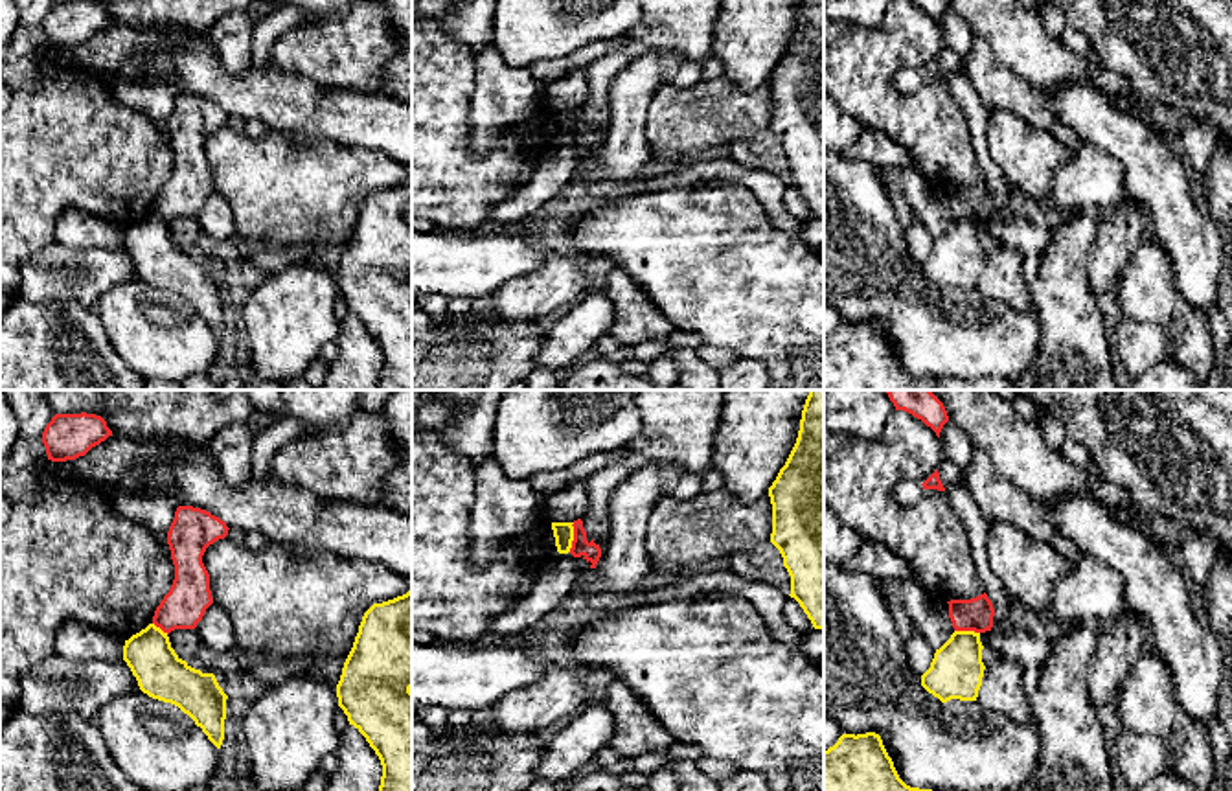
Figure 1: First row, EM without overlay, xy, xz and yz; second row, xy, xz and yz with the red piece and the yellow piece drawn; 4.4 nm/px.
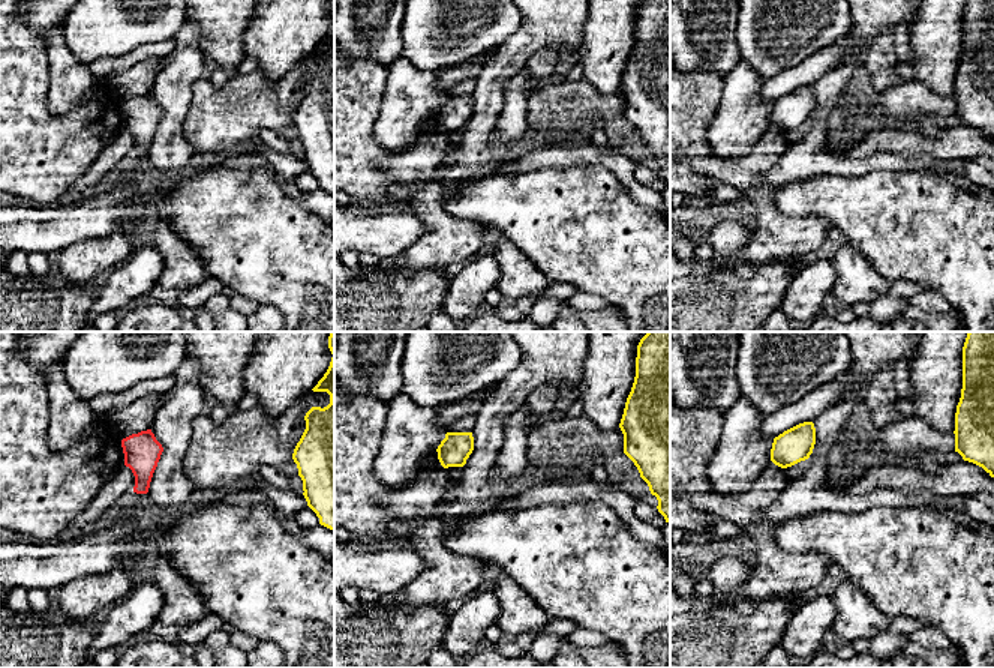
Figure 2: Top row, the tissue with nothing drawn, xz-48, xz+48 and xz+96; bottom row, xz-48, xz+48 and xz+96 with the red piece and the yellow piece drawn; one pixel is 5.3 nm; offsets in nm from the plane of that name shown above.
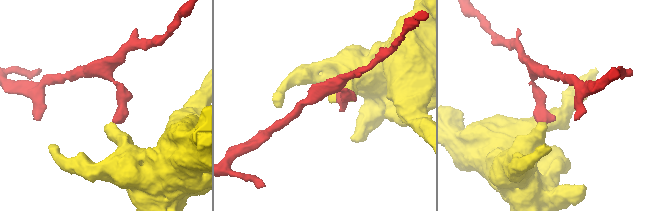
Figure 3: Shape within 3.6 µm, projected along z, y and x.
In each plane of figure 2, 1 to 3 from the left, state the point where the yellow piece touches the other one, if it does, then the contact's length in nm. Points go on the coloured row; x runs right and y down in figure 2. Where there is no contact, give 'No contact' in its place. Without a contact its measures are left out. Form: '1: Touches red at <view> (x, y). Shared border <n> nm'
1: No contact
2: No contact
3: No contact

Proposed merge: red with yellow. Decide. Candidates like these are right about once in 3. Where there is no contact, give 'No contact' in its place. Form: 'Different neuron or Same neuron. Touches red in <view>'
Different neuron. Touches red in xz

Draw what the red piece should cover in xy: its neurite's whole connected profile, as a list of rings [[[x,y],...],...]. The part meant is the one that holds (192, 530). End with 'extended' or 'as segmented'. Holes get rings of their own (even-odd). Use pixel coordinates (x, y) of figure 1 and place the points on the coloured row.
[[[178,506],[167,532],[167,545],[175,565],[169,592],[154,611],[153,624],[164,633],[195,629],[213,603],[210,574],[202,556],[210,545],[228,535],[219,517],[193,506]]]; as segmented

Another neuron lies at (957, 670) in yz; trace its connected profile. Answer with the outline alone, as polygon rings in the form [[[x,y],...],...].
[[[954,631],[934,653],[921,686],[941,703],[951,699],[976,701],[984,677],[980,633]]]

